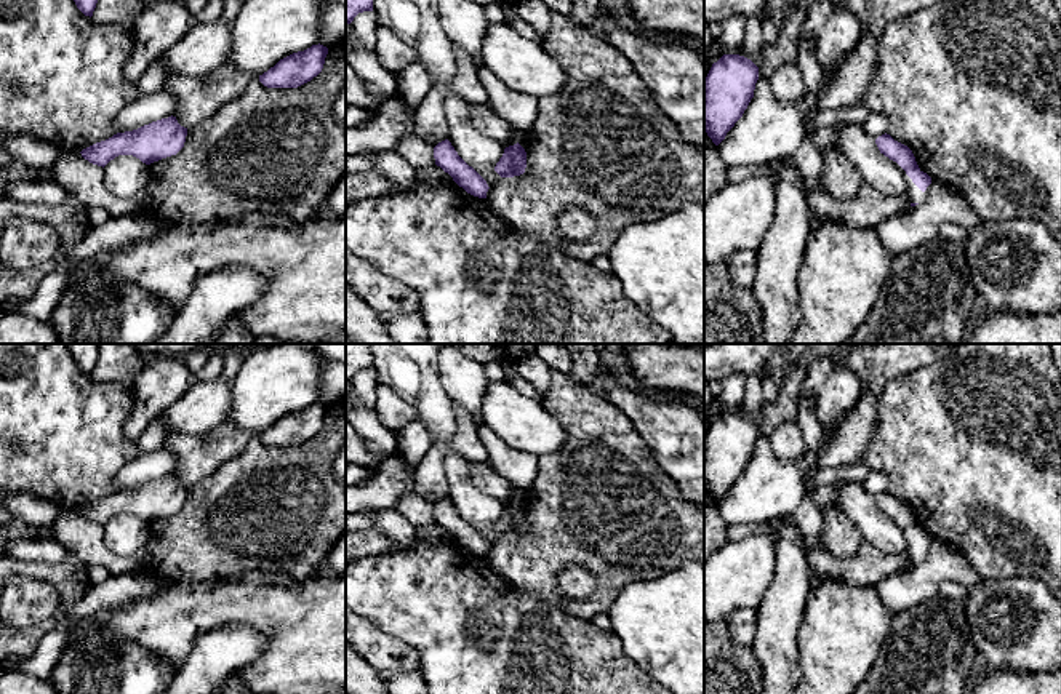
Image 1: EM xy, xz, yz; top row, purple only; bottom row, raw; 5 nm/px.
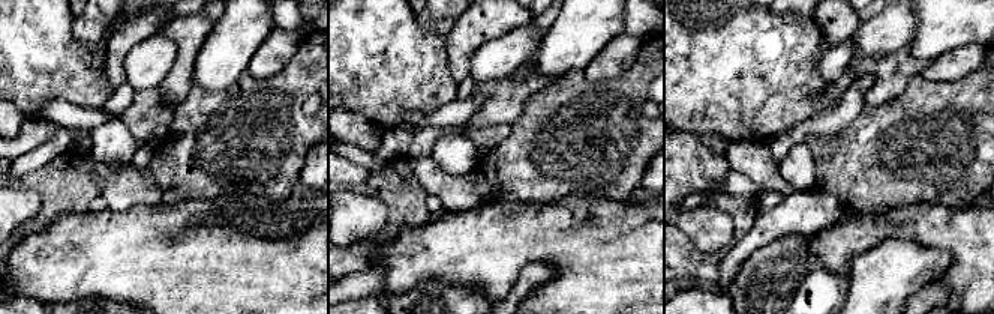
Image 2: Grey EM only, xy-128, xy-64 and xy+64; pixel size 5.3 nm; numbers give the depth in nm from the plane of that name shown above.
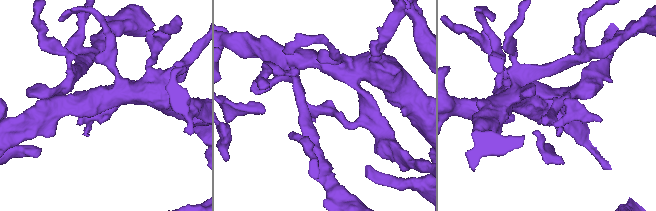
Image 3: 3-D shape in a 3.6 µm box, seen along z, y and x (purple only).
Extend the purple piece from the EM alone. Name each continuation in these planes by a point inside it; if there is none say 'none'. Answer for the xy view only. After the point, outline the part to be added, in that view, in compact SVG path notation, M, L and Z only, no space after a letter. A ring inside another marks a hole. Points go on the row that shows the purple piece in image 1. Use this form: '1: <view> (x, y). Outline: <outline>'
none

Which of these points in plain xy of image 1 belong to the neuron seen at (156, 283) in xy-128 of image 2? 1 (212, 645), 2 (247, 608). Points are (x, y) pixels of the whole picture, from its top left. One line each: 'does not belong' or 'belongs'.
1: does not belong
2: belongs

